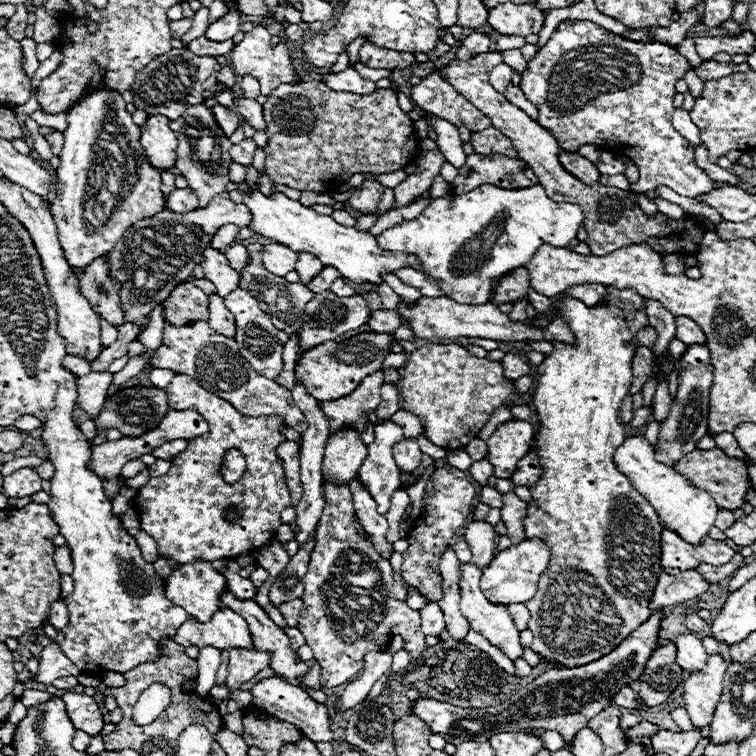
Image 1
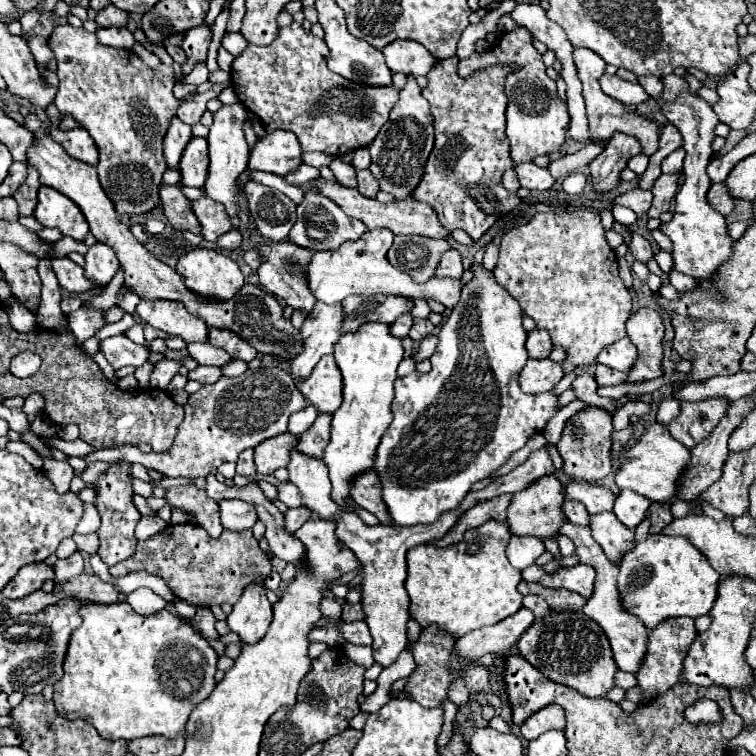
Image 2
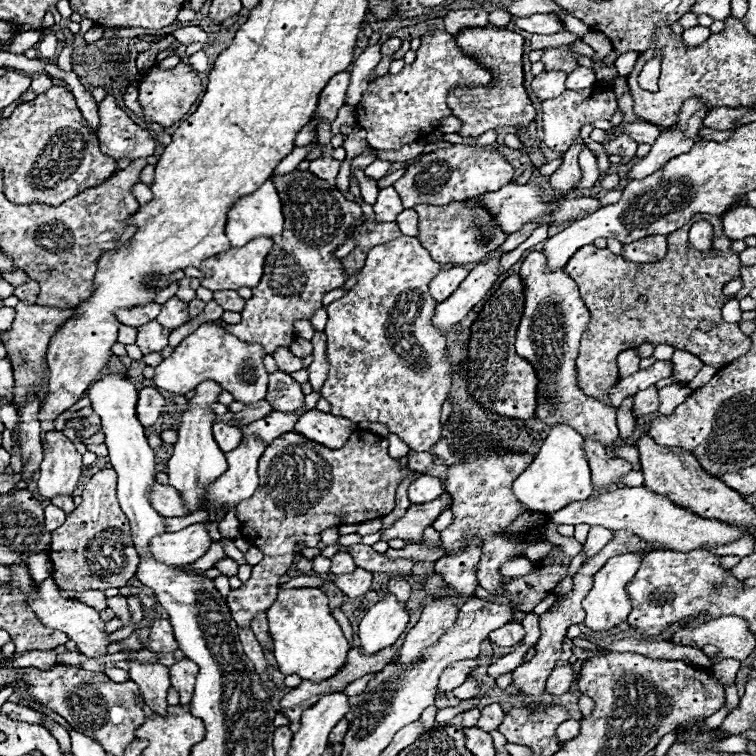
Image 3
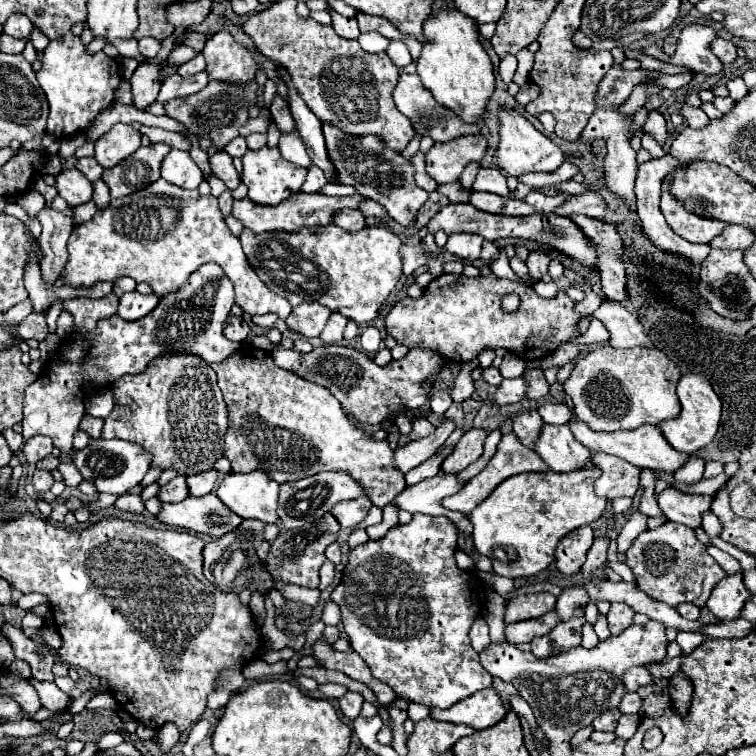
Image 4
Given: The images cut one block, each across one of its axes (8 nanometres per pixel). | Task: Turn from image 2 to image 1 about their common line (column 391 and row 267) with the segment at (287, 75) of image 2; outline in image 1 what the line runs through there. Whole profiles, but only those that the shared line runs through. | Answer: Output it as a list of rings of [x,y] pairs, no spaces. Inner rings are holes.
[[[106,256],[96,258],[90,266],[84,268],[84,276],[80,276],[80,290],[98,314],[98,318],[104,318],[116,330],[126,324],[120,304],[122,286],[120,282],[110,278],[110,266]]]

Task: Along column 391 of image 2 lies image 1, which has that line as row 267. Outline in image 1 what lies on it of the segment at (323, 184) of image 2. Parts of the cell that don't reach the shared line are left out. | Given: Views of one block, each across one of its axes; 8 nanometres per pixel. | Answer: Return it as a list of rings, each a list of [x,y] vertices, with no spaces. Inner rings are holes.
[[[206,248],[204,250],[204,276],[216,286],[218,296],[226,296],[230,294],[230,290],[238,288],[238,274],[230,268],[226,256],[220,250],[214,248]]]

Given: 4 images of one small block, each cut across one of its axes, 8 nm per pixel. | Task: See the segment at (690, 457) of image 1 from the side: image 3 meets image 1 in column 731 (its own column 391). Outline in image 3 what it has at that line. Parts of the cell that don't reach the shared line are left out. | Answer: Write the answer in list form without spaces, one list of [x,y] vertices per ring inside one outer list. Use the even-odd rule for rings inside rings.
[[[358,430],[354,432],[344,448],[330,450],[318,442],[312,442],[310,438],[304,438],[300,434],[288,432],[270,442],[258,462],[258,474],[260,474],[260,486],[248,500],[240,502],[236,508],[240,528],[244,538],[258,546],[264,552],[264,560],[252,567],[250,580],[244,582],[238,590],[232,590],[228,594],[228,606],[232,612],[232,618],[240,628],[248,628],[250,622],[260,614],[266,612],[272,604],[272,598],[278,596],[278,580],[288,572],[288,568],[294,564],[294,558],[298,556],[296,544],[304,542],[304,546],[318,546],[318,536],[328,526],[340,526],[344,524],[360,524],[366,520],[380,518],[394,508],[396,488],[404,478],[408,478],[410,468],[402,468],[400,460],[394,460],[388,456],[388,440],[384,436]]]

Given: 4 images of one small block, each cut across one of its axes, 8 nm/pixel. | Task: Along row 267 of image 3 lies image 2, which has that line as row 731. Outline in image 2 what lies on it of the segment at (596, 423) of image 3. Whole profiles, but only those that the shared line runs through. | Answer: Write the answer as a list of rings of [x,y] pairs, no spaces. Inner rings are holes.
[[[550,704],[540,708],[538,712],[534,712],[520,728],[522,728],[522,736],[526,740],[536,740],[540,734],[548,732],[548,730],[564,730],[566,720],[564,720],[564,710],[558,704]]]

